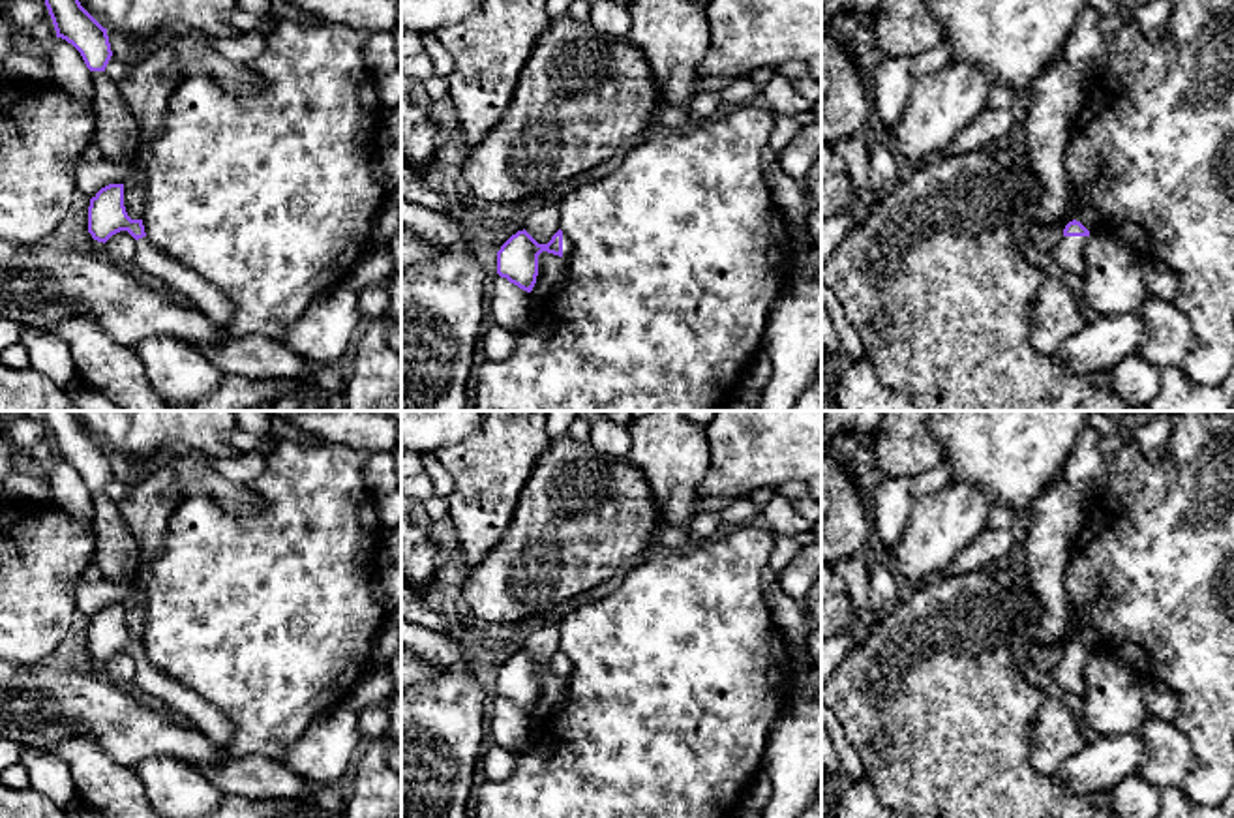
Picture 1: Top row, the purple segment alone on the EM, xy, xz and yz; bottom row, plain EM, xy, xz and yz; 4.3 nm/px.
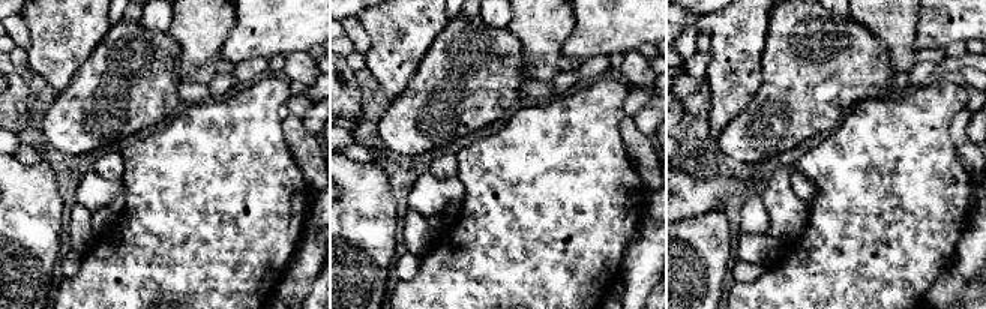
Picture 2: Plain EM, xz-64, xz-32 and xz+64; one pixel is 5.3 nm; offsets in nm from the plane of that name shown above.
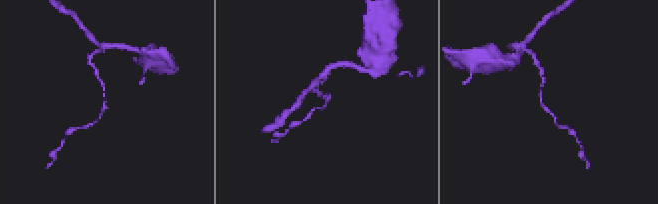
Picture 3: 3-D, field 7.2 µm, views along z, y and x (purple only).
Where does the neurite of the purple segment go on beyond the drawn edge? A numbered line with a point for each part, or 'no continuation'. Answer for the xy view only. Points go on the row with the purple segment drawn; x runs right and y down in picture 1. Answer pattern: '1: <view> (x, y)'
1: xy (150, 259)

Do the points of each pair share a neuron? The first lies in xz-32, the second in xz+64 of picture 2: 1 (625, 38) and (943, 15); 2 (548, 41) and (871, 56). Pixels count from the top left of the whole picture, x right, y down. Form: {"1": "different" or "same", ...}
{"1": "same", "2": "different"}

